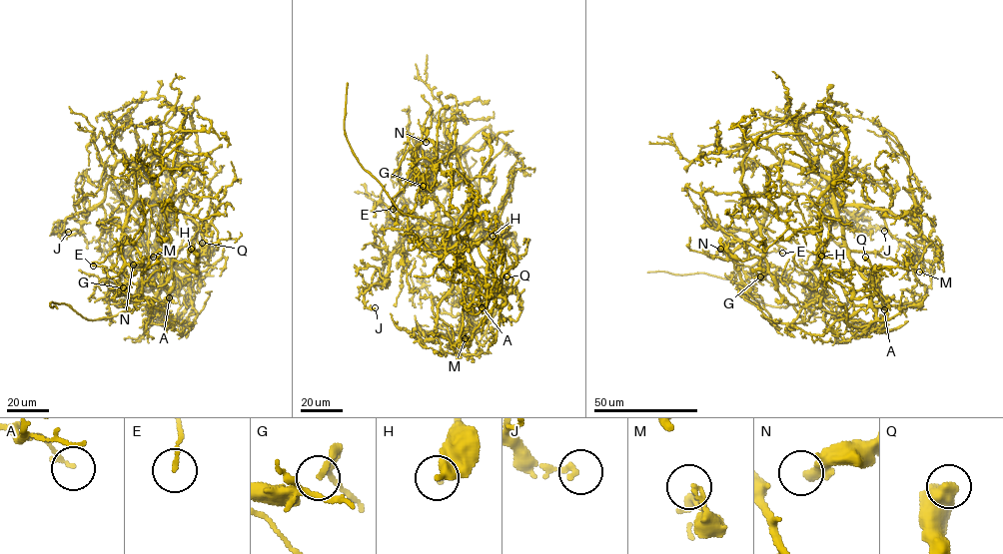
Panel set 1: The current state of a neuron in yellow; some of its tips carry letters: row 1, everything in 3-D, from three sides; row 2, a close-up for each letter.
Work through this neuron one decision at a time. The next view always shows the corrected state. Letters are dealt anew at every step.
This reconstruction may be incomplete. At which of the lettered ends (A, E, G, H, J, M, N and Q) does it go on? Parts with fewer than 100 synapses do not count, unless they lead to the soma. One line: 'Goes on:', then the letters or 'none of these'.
Goes on: none of these

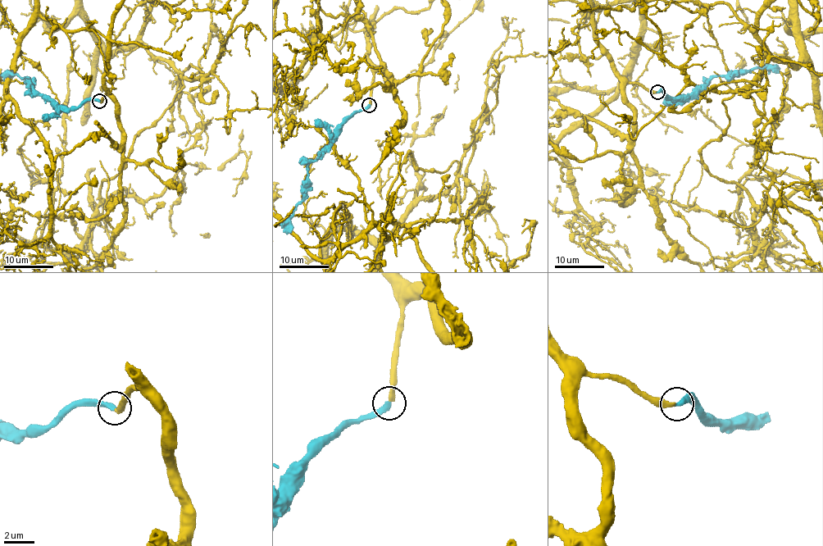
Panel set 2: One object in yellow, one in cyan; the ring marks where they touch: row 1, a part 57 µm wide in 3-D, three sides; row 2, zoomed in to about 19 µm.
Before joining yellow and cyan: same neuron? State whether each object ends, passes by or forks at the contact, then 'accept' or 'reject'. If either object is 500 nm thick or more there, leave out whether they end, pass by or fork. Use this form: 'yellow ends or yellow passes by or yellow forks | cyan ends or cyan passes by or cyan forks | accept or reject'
yellow ends | cyan ends | accept

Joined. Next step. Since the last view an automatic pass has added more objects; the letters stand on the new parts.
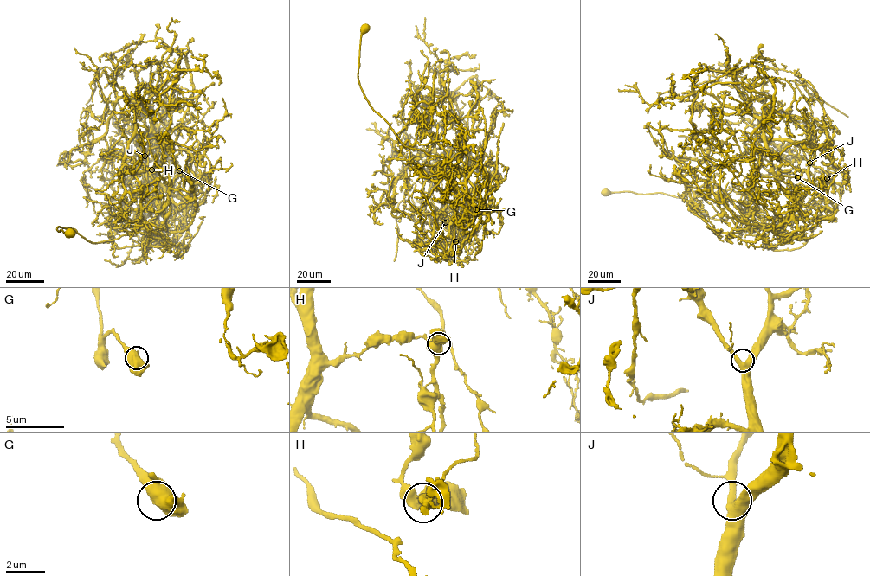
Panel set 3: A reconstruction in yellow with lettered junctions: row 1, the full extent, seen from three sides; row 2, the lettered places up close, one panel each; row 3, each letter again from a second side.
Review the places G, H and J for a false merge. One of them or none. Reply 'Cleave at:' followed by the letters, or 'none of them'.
Cleave at: H

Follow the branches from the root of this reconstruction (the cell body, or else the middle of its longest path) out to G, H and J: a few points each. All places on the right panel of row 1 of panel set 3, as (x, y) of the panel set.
G: (605, 192), (662, 193), (724, 220), (748, 214), (778, 188), (761, 148), (797, 177)
H: (605, 192), (662, 193), (684, 198), (709, 217), (750, 214), (771, 229), (795, 209), (810, 182), (827, 178)
J: (605, 192), (662, 193), (724, 220), (748, 214), (758, 197), (778, 188), (776, 176), (799, 176), (809, 163)

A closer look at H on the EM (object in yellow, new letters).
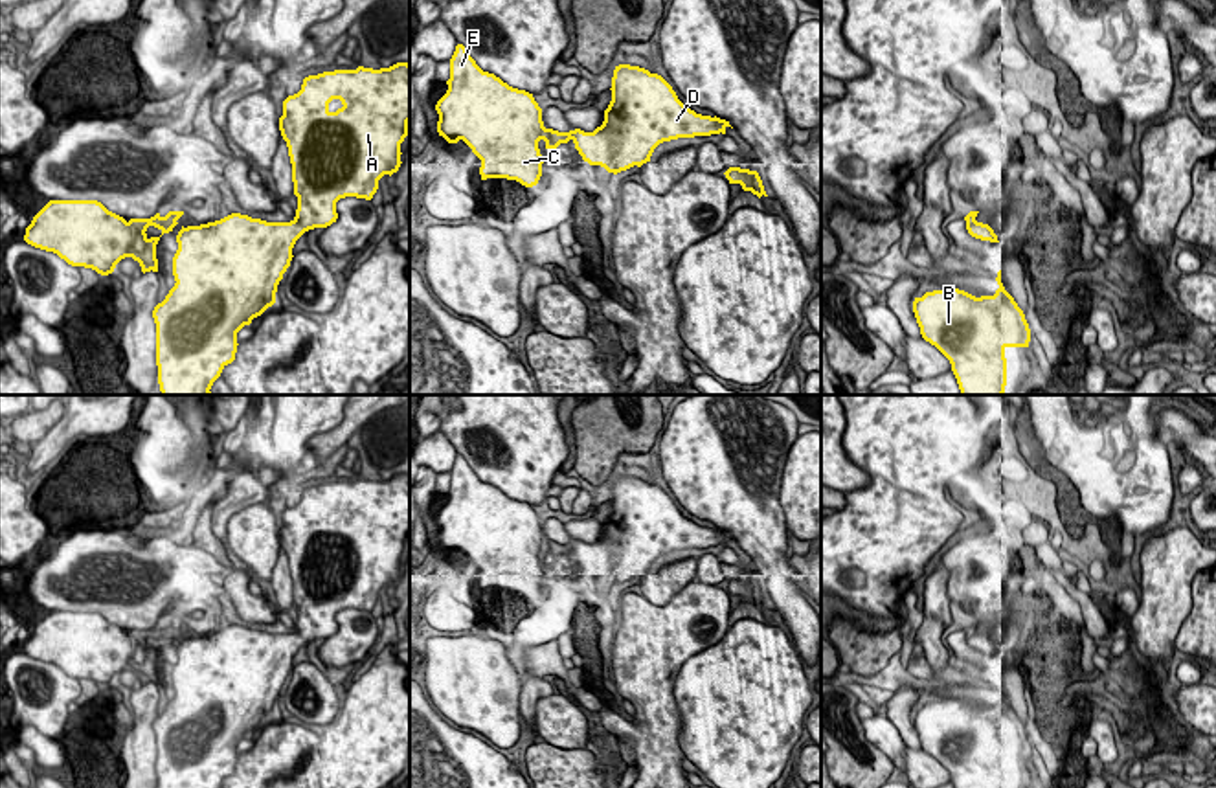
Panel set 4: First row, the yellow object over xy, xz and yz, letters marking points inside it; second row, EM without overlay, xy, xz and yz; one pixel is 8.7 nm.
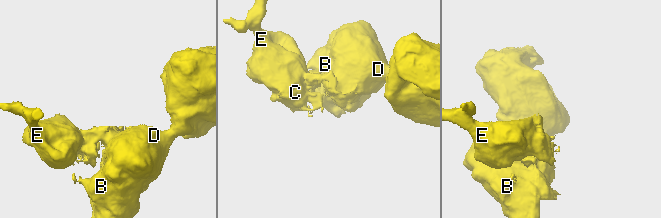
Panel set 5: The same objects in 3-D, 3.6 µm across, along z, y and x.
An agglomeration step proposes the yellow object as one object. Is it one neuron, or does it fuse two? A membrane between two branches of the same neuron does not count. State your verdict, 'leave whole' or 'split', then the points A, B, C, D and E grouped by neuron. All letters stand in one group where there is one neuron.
split | A B D / C E

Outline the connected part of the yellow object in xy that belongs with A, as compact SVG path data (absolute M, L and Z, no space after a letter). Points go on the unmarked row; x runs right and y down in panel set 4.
M408 474L380 481L334 481L303 490L301 501L283 512L279 529L292 575L296 628L290 634L266 634L231 625L215 634L182 637L173 669L176 694L152 722L158 788L220 788L235 771L237 744L276 715L296 652L309 641L336 634L340 610L371 612L378 591L399 582L408 535Z

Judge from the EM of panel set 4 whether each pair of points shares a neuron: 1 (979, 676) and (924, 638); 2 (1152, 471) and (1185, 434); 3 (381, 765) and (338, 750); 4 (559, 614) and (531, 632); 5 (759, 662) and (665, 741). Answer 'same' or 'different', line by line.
1: different
2: different
3: same
4: different
5: different

